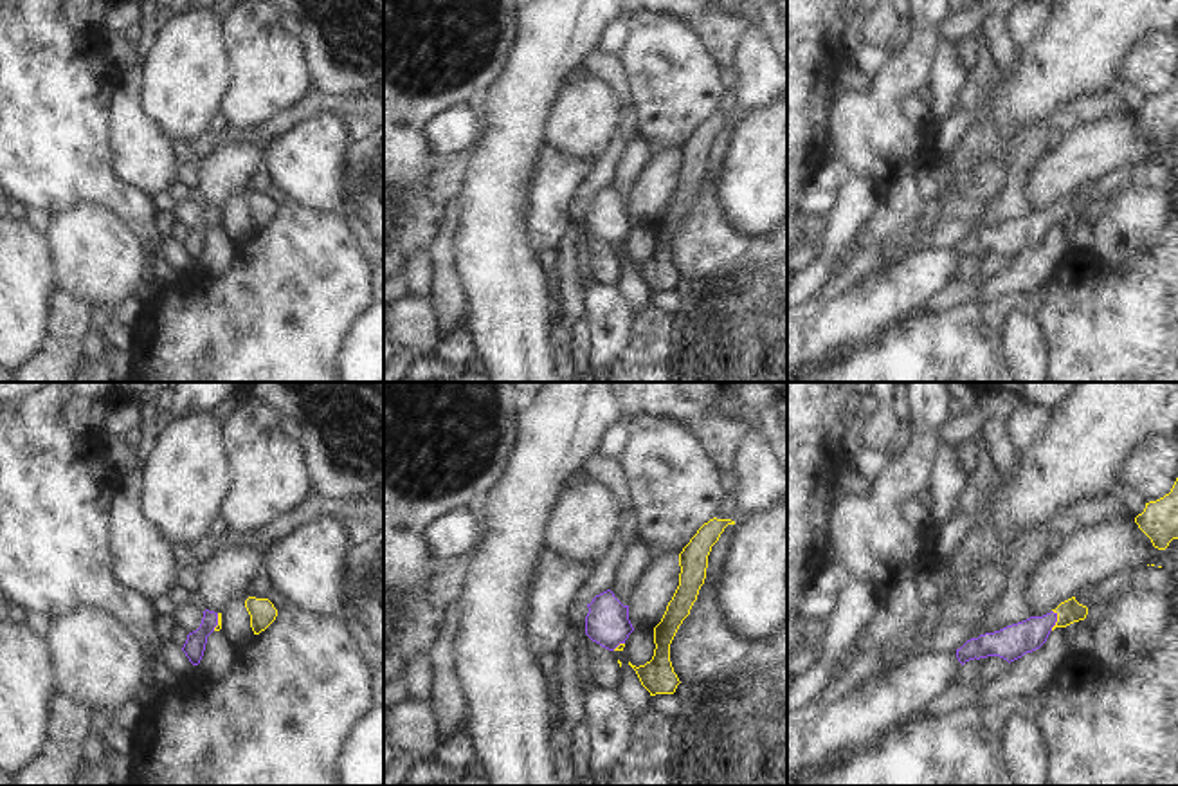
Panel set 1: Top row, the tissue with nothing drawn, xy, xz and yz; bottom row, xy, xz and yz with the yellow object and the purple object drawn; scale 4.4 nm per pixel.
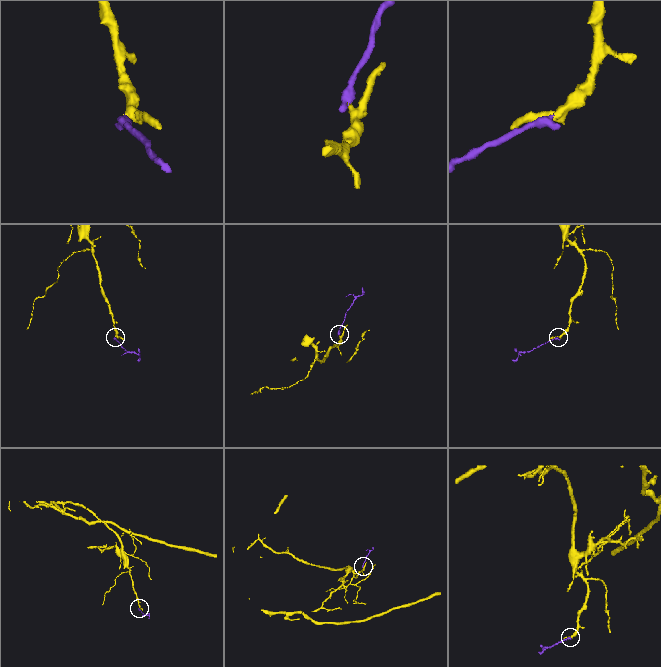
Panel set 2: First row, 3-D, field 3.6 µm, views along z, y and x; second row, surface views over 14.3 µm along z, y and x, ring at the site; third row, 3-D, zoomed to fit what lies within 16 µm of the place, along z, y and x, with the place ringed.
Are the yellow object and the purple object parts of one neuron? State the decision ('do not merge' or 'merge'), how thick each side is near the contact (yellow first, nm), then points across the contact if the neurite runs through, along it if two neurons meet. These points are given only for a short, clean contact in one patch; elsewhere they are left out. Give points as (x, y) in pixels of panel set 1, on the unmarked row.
merge | 110/150 nm | across yz (1069, 208), (1058, 217), (1011, 238)

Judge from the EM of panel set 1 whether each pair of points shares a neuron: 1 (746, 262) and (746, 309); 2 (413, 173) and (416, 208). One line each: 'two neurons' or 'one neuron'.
1: one neuron
2: one neuron

